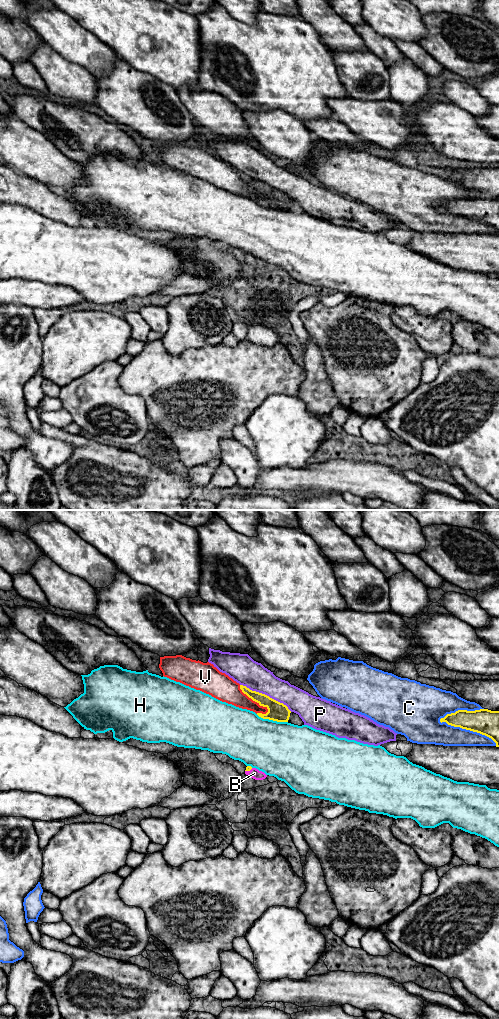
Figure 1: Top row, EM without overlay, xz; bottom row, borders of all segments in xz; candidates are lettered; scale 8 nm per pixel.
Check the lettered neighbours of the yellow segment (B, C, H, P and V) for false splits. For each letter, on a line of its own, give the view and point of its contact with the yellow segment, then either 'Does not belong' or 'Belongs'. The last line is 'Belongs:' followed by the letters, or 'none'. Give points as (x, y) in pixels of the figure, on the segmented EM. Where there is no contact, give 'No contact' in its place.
B: Touches yellow at xz (248, 770). Belongs
C: Touches yellow at xz (468, 729). Does not belong
H: Touches yellow at xz (272, 719). Does not belong
P: Touches yellow at xz (266, 695). Does not belong
V: Touches yellow at xz (253, 700). Does not belong
Belongs: B

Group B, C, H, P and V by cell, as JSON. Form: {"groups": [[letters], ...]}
{"groups": [["B"], ["C"], ["H"], ["P"], ["V"]]}

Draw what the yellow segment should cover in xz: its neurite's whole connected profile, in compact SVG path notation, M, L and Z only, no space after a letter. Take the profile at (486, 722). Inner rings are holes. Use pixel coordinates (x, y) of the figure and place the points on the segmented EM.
M458 710L455 713L447 714L440 719L440 722L485 735L496 743L496 747L499 747L499 711Z

